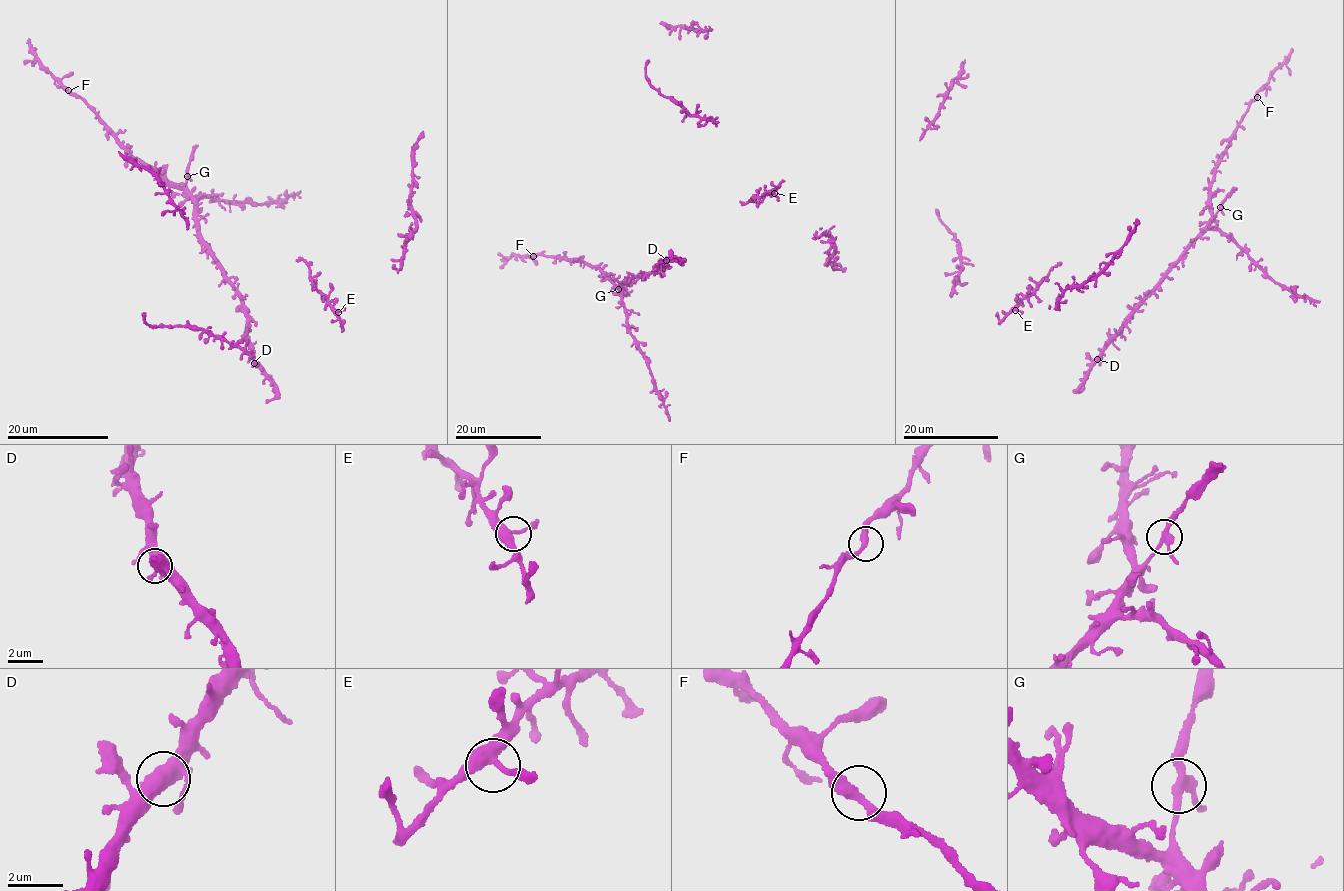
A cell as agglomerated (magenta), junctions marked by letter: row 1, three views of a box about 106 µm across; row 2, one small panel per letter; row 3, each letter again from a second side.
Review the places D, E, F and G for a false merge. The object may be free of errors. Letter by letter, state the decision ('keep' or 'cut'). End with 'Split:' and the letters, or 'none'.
D: keep
E: keep
F: keep
G: cut
Split: G

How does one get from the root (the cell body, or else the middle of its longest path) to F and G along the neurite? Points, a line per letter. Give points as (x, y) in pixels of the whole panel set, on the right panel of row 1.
F: (1098, 356), (1105, 343), (1210, 221), (1210, 191), (1218, 160), (1257, 97)
G: (1098, 356), (1105, 343), (1147, 297), (1220, 207)

